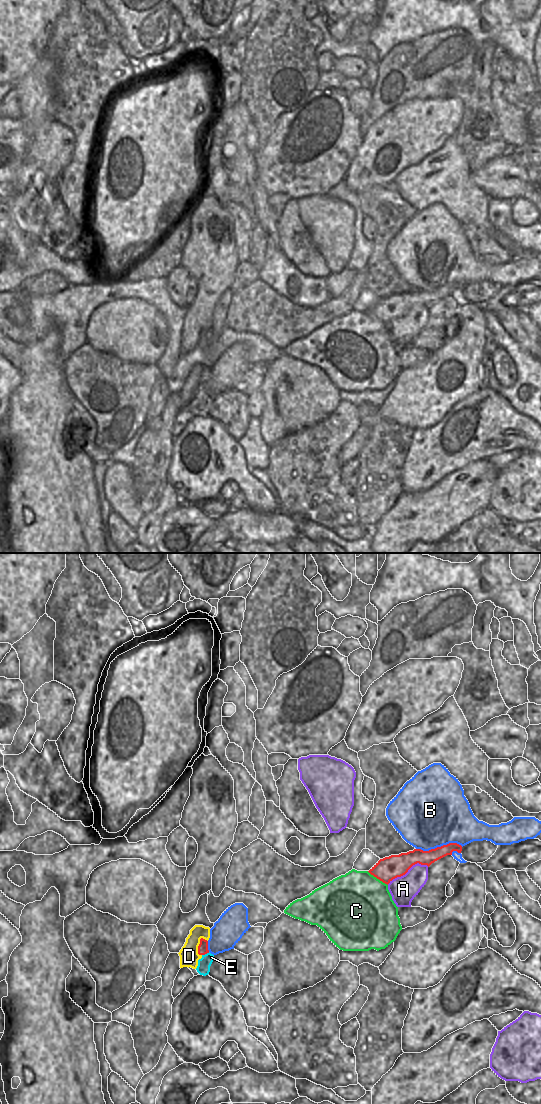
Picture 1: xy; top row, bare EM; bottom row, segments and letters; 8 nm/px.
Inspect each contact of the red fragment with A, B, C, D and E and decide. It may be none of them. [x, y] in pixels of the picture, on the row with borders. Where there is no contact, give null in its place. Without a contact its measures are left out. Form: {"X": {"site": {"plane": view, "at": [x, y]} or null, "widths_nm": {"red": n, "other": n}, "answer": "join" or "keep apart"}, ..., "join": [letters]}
{"A": {"site": {"plane": "xy", "at": [407, 871]}, "widths_nm": {"red": 190, "other": 220}, "answer": "keep apart"}, "B": {"site": {"plane": "xy", "at": [439, 847]}, "widths_nm": {"red": 120, "other": 480}, "answer": "keep apart"}, "C": {"site": {"plane": "xy", "at": [377, 878]}, "widths_nm": {"red": 190, "other": 500}, "answer": "keep apart"}, "D": {"site": {"plane": "xy", "at": [198, 946]}, "widths_nm": {"red": 80, "other": 150}, "answer": "join"}, "E": {"site": {"plane": "xy", "at": [205, 953]}, "widths_nm": {"red": 80, "other": 110}, "answer": "keep apart"}, "join": ["D"]}

